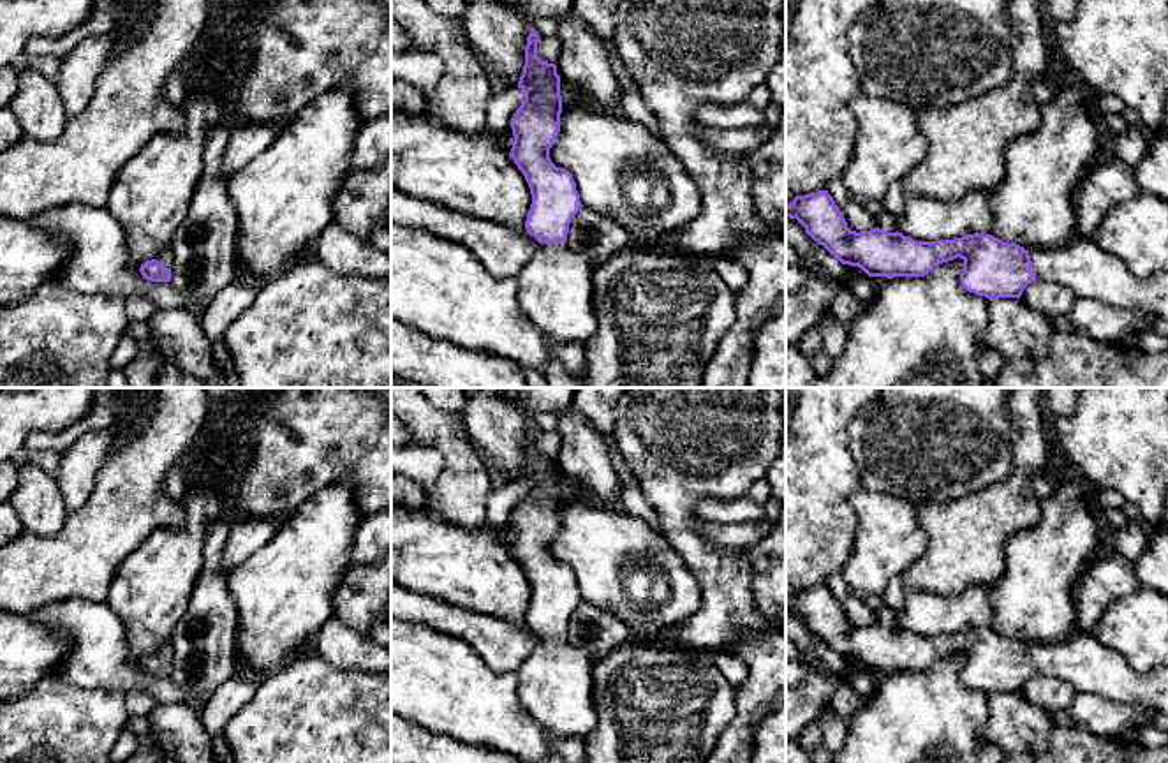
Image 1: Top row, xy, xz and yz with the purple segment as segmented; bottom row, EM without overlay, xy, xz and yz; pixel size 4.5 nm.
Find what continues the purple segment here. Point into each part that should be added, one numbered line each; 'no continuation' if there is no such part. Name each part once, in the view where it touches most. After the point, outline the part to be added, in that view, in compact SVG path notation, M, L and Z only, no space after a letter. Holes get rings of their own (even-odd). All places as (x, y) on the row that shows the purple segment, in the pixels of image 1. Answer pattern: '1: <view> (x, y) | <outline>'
1: yz (1089, 272) | M1073 234L1048 250L1029 250L1036 282L1055 282L1080 300L1094 300L1129 312L1168 317L1168 271L1136 278L1113 254Z

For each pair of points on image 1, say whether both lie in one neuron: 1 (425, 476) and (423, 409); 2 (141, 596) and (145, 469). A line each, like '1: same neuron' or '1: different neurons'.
1: different neurons
2: different neurons

